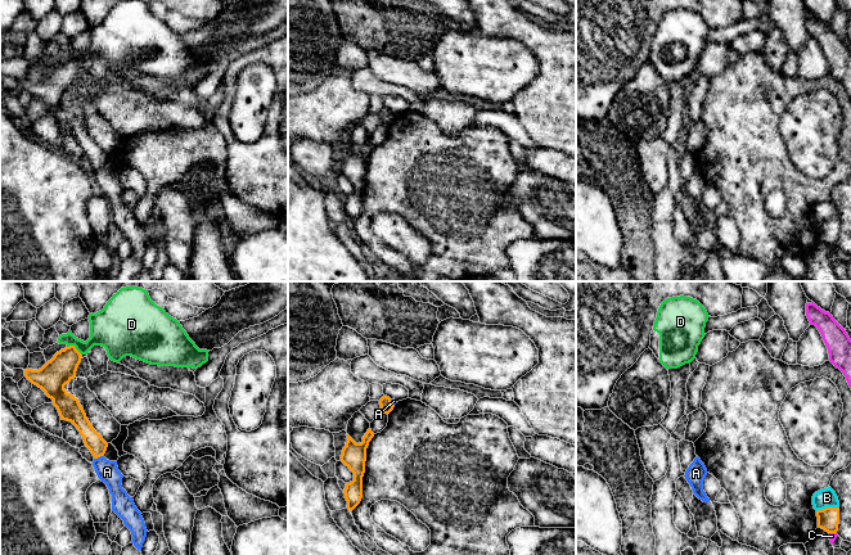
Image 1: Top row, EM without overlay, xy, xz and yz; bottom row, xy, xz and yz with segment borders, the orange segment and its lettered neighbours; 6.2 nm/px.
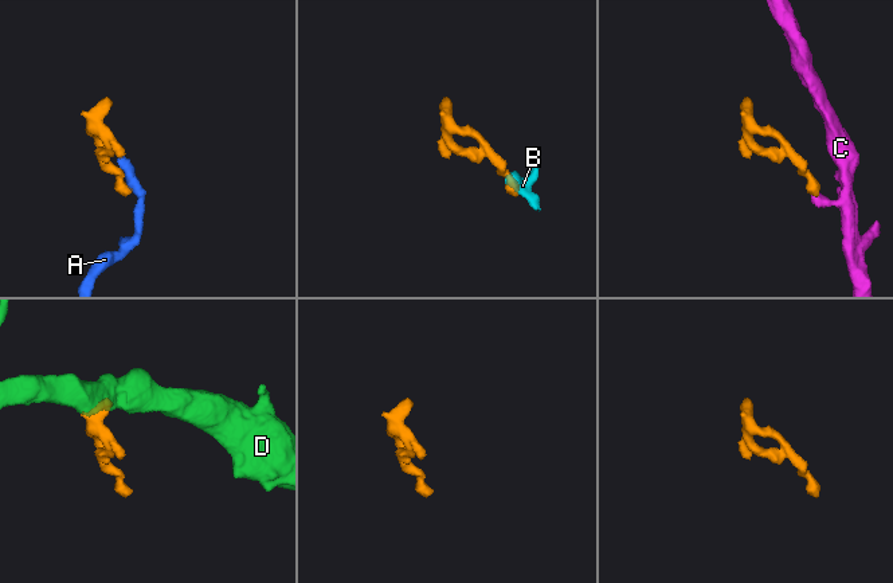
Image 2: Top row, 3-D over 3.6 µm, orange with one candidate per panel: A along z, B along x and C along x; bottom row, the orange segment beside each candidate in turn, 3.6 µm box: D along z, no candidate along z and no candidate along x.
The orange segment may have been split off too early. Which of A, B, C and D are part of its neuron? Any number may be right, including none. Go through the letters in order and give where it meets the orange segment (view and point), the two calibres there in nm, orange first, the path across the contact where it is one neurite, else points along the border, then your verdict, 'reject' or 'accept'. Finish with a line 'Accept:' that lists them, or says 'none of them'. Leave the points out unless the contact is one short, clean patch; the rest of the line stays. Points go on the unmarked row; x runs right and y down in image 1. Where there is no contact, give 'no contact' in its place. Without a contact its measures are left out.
A: meets orange in xy at (98, 168); 110 nm thick on the orange side, 140 nm on the other; runs through xy (93, 152), (98, 158), (98, 168), (107, 184); accept
B: meets orange in yz at (827, 220); 140 nm thick on the orange side, 120 nm on the other; border along yz (838, 219), (825, 219), (816, 224); reject
C: meets orange in yz at (833, 244); 140 nm thick on the orange side, 50 nm on the other; border along yz (829, 244), (836, 246); reject
D: meets orange in xy at (75, 59); 190 nm thick on the orange side, 260 nm on the other; border along xy (67, 58), (73, 58), (81, 67); reject
Accept: A

